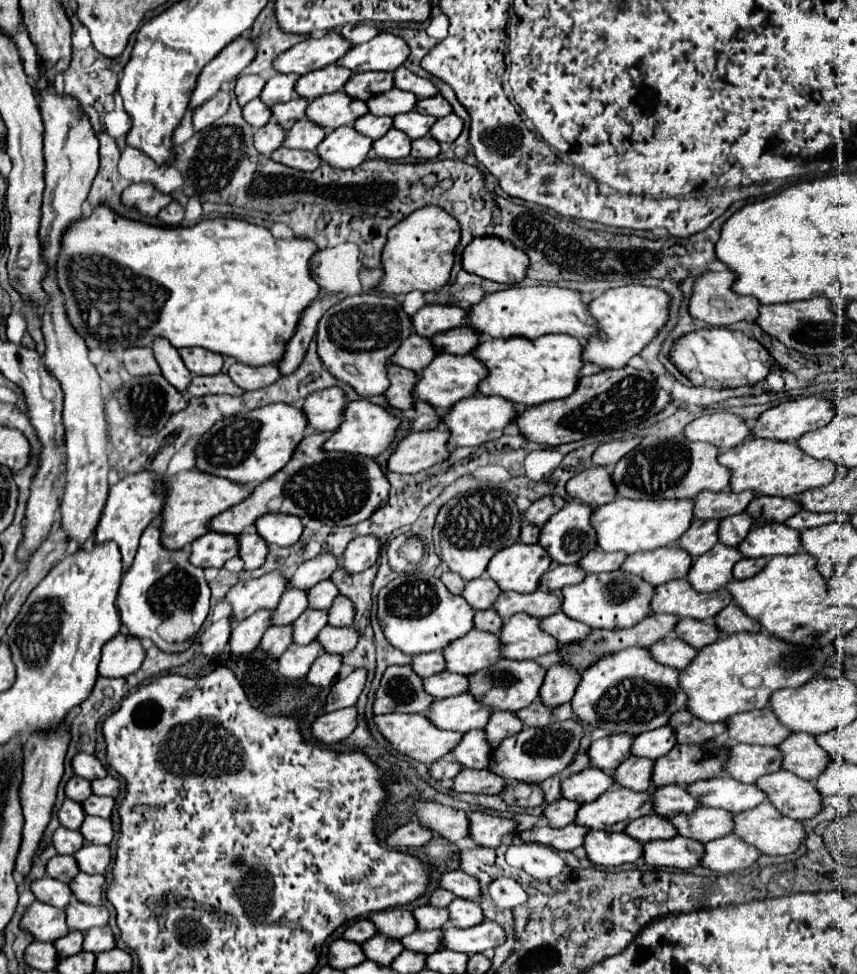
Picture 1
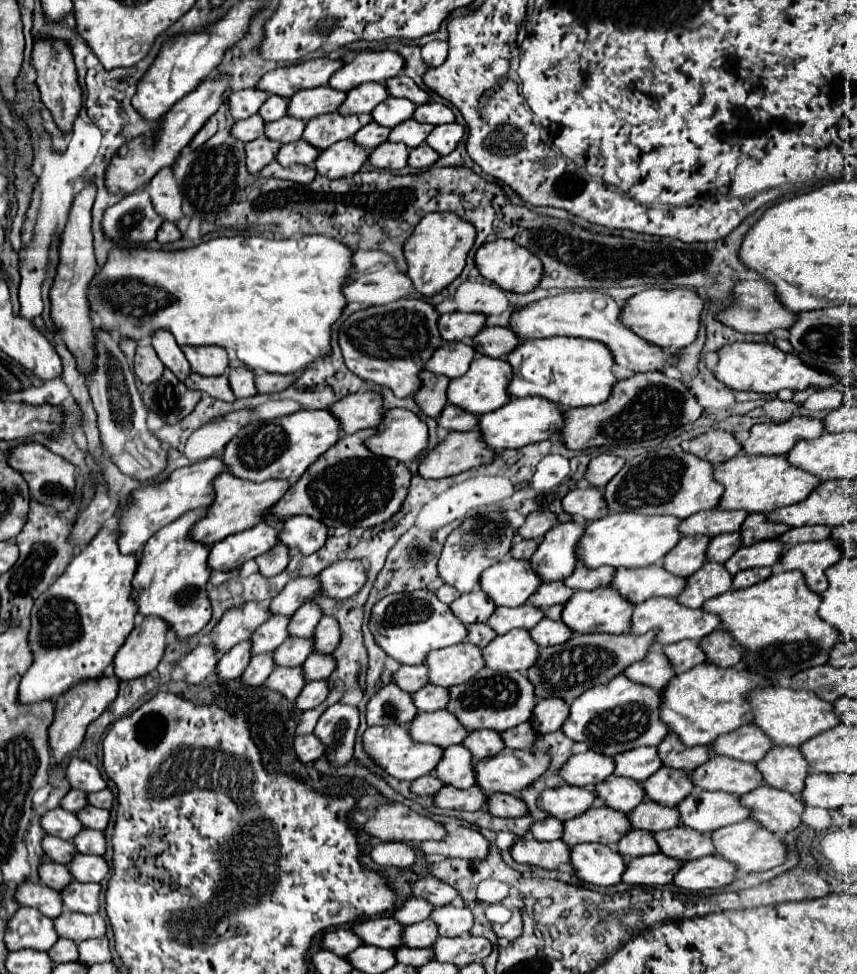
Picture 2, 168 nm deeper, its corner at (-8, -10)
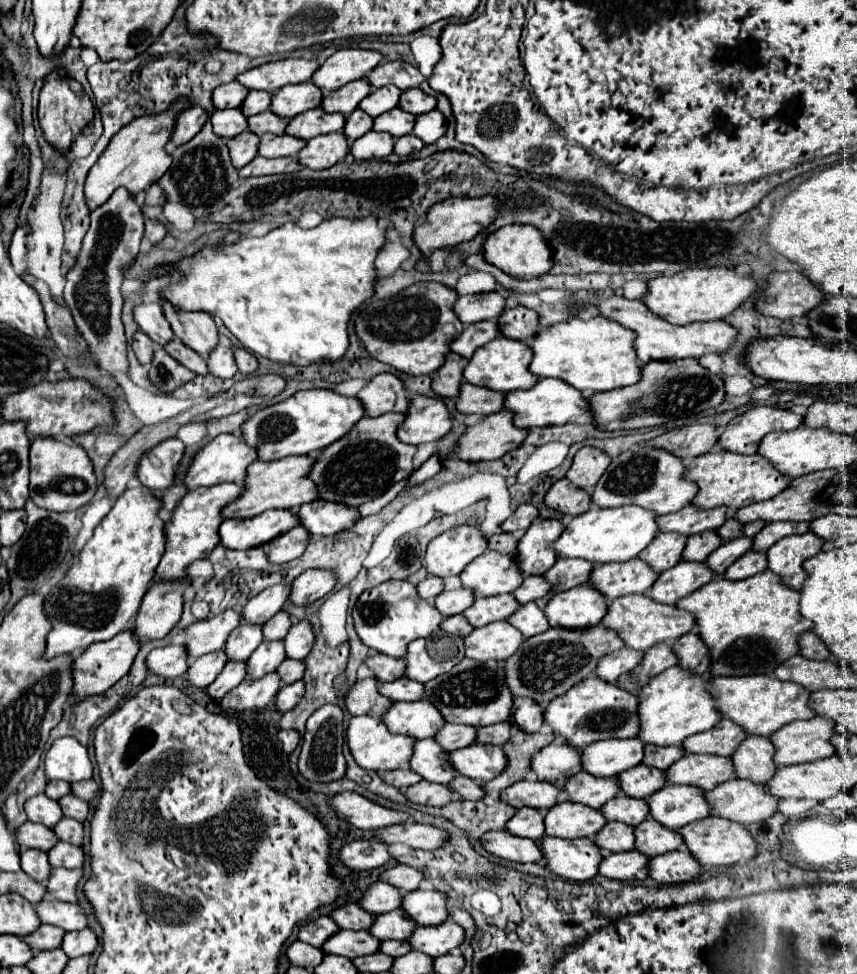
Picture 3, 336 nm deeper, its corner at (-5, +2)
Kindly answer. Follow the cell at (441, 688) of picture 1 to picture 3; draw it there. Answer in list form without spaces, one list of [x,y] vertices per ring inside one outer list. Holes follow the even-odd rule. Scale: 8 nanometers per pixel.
[[[399,678],[395,682],[387,682],[387,684],[381,684],[381,690],[385,696],[393,698],[395,702],[399,700],[421,700],[423,698],[423,684],[421,682],[415,682],[411,678]]]

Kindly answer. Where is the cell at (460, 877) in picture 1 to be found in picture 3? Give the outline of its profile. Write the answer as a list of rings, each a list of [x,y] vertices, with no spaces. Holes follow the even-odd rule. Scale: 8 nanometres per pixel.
[[[397,864],[395,868],[389,868],[381,874],[381,880],[383,882],[389,882],[393,886],[397,886],[399,890],[405,890],[405,892],[413,892],[419,888],[419,882],[423,880],[423,872],[419,872],[417,868],[411,868],[411,866],[405,866],[405,864]]]

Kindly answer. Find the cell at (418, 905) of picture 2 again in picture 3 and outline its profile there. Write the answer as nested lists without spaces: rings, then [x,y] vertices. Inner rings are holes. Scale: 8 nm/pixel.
[[[377,882],[373,884],[365,896],[359,900],[359,904],[365,910],[371,910],[373,914],[383,914],[383,912],[391,912],[401,908],[403,902],[403,892],[399,892],[395,886],[387,884],[387,882]]]

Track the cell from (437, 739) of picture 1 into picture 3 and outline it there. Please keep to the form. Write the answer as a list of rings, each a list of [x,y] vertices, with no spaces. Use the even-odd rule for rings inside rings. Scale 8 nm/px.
[[[353,716],[347,728],[347,742],[351,748],[351,754],[355,762],[365,768],[365,770],[375,770],[375,772],[387,772],[395,770],[411,760],[415,738],[407,738],[403,734],[393,734],[385,726],[381,718],[371,718],[371,716]]]

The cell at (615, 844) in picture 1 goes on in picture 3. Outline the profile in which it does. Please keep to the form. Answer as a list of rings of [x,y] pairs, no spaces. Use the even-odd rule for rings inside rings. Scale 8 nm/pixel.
[[[545,836],[541,840],[543,856],[547,858],[547,868],[573,882],[587,882],[599,874],[599,862],[603,854],[599,846],[591,838],[551,838]]]

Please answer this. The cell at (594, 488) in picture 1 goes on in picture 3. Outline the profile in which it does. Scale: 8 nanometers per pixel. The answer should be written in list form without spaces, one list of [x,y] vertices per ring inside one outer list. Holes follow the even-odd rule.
[[[563,478],[549,488],[545,496],[545,504],[547,508],[553,508],[557,512],[577,516],[591,508],[591,494],[573,486],[567,478]]]

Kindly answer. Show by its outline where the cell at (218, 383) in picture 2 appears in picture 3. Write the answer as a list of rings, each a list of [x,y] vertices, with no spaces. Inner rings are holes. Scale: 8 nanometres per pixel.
[[[173,340],[165,346],[165,352],[169,356],[173,356],[179,364],[183,364],[185,368],[193,370],[195,374],[201,374],[201,376],[207,376],[209,374],[209,368],[207,368],[207,360],[199,354],[195,354],[191,348],[183,346],[179,340]]]

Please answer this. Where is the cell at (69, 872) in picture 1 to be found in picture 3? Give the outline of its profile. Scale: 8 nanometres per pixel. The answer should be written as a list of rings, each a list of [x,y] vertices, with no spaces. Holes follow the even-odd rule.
[[[25,850],[21,854],[21,868],[37,882],[45,882],[53,870],[47,858],[47,852],[43,850]]]

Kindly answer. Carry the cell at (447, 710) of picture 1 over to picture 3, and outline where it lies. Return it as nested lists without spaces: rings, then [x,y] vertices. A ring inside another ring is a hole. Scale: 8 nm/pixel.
[[[427,700],[395,702],[383,722],[393,734],[407,734],[417,740],[433,738],[445,726],[445,718]]]

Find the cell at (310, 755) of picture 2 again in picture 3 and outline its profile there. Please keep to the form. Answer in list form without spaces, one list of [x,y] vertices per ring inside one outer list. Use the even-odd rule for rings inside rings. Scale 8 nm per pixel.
[[[281,730],[279,732],[279,740],[283,744],[283,750],[287,754],[291,754],[301,744],[301,734],[297,730]]]

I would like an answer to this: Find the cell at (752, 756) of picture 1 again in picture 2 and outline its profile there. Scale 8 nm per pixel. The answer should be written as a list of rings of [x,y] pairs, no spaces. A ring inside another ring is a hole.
[[[712,754],[706,764],[692,770],[690,778],[692,784],[702,790],[722,790],[736,796],[746,794],[762,784],[762,774],[758,772],[756,764],[716,754]]]

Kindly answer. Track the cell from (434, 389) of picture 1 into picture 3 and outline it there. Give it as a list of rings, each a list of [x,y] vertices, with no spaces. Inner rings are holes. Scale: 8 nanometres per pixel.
[[[499,334],[489,344],[475,350],[473,358],[469,360],[469,364],[463,370],[463,378],[473,386],[489,388],[489,390],[503,392],[503,394],[513,392],[513,390],[527,390],[537,382],[527,368],[529,362],[531,362],[531,350],[527,344],[517,342],[517,340],[507,340],[505,336]]]

